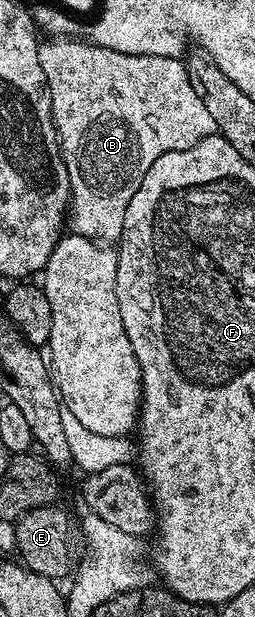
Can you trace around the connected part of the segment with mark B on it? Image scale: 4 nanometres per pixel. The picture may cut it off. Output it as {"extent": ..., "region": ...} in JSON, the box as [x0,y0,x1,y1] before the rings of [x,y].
{"extent":[38,37,216,245],"region":[[[52,37],[40,43],[38,61],[46,75],[48,82],[48,92],[50,93],[50,109],[52,110],[52,124],[56,127],[56,137],[60,144],[60,158],[63,159],[68,174],[68,190],[70,192],[70,227],[77,235],[84,235],[88,239],[103,241],[112,245],[117,242],[122,233],[122,221],[126,217],[126,205],[130,205],[130,197],[138,189],[142,177],[162,157],[162,153],[167,151],[181,151],[190,149],[198,145],[207,135],[216,131],[214,117],[206,110],[206,105],[202,105],[202,97],[194,93],[194,85],[188,77],[188,68],[179,58],[154,57],[153,55],[131,55],[130,53],[118,53],[114,49],[106,49],[94,45],[91,41],[84,43],[80,39],[73,37]]]}

